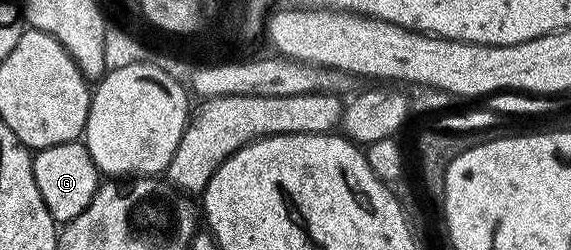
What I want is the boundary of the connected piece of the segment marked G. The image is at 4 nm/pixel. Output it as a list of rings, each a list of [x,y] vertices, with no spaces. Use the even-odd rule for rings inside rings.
[[[82,140],[69,143],[57,143],[57,147],[45,147],[38,150],[31,158],[33,179],[37,183],[37,191],[41,191],[41,199],[49,211],[51,221],[66,223],[77,219],[85,207],[93,199],[101,184],[99,168],[93,163],[86,144]]]

